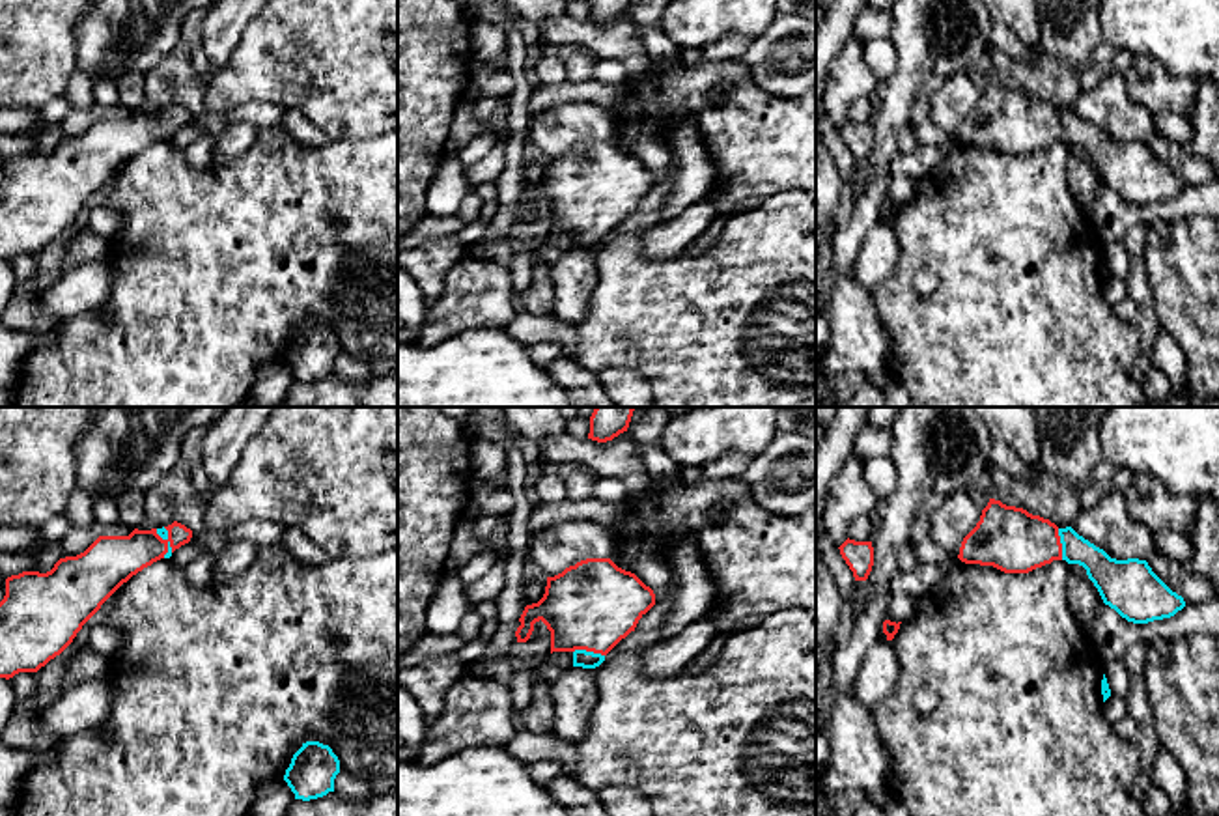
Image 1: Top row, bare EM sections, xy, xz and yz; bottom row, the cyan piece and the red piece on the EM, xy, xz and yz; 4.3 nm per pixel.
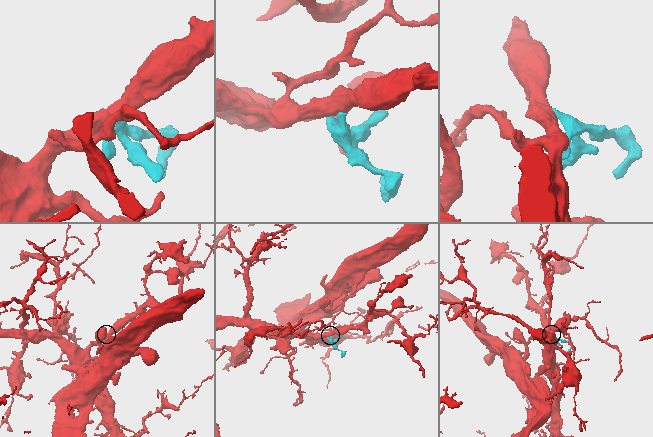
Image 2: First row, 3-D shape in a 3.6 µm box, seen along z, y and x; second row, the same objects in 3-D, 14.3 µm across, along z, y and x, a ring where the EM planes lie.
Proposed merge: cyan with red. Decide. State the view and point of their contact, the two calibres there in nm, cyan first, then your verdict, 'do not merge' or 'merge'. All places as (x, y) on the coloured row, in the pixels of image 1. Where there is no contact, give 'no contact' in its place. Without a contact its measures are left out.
xz (588, 652) | 80/380 nm | merge

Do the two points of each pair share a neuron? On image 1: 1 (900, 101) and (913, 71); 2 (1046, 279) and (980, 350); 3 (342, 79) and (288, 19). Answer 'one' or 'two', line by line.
1: one
2: one
3: one

